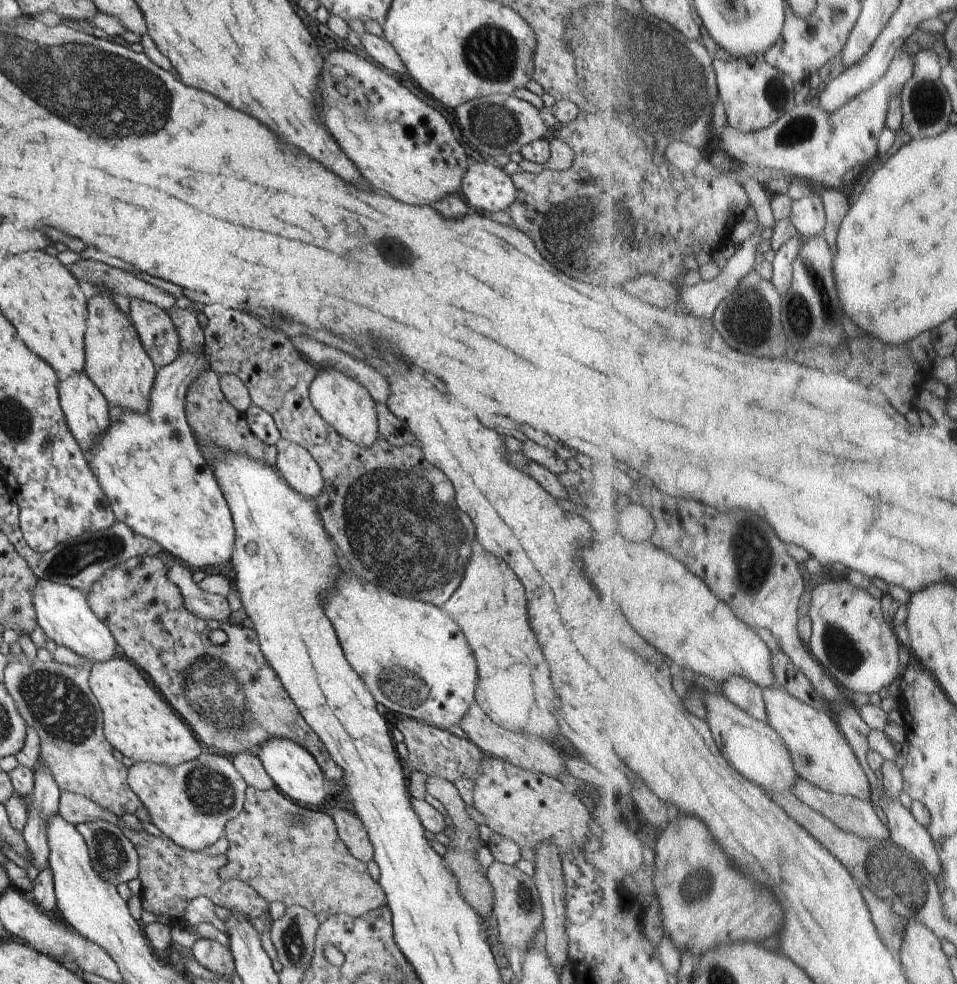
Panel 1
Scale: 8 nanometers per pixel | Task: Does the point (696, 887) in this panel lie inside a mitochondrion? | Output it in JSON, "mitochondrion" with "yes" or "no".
{"mitochondrion":"yes"}

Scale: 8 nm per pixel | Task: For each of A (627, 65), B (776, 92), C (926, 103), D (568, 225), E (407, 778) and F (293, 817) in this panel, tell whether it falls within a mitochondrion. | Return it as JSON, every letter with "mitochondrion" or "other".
{"A":"mitochondrion","B":"mitochondrion","C":"mitochondrion","D":"mitochondrion","E":"other","F":"mitochondrion"}

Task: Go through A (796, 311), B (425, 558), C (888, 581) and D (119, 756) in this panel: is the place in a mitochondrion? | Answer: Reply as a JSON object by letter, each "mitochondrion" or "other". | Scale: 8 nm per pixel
{"A":"mitochondrion","B":"mitochondrion","C":"other","D":"other"}

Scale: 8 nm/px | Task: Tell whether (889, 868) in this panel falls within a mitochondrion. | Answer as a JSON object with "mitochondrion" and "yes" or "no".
{"mitochondrion":"yes"}

